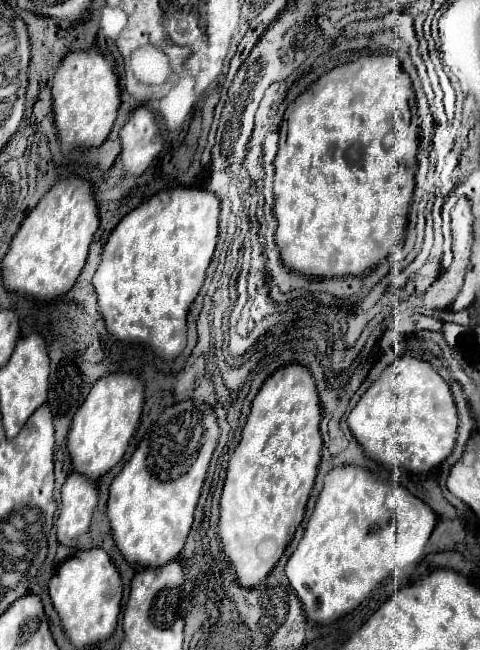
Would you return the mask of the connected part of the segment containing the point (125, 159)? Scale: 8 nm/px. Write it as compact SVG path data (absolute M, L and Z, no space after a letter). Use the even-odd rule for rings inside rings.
M140 106L132 112L130 120L126 122L126 126L120 130L120 144L122 144L122 152L120 152L120 160L124 164L124 172L128 176L140 176L150 162L158 156L158 152L162 150L162 136L158 136L158 124L154 118L154 112Z

